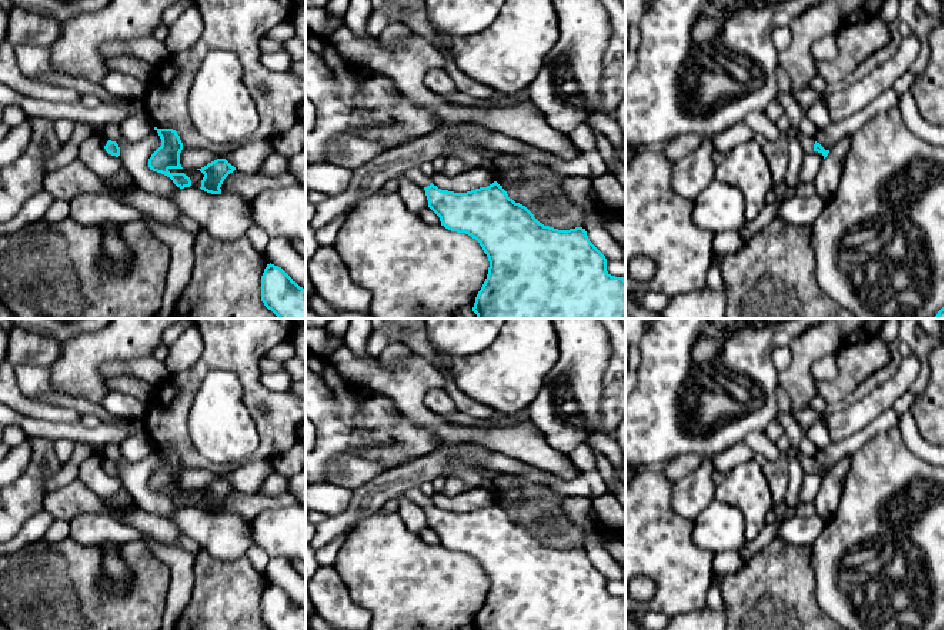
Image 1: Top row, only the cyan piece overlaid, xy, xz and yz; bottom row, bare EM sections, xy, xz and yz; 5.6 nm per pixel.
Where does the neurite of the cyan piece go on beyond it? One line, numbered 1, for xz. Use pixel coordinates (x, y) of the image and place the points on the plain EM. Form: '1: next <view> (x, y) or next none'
1: next xz (414, 494)

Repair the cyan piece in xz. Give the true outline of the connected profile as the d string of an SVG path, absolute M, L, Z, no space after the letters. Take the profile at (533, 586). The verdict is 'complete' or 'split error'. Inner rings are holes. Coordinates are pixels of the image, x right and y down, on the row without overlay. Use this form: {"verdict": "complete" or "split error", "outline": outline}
{"verdict": "split error", "outline": "M418 487L404 496L425 510L428 527L440 537L441 546L471 556L487 574L488 594L472 630L625 630L625 599L607 591L607 579L590 561L585 549L544 546L497 501L454 513L434 506Z"}

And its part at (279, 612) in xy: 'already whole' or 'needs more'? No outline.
already whole

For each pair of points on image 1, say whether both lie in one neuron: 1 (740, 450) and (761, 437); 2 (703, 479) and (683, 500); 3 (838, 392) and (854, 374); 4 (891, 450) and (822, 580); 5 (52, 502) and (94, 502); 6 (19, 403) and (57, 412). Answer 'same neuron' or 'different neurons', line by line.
1: different neurons
2: same neuron
3: same neuron
4: same neuron
5: same neuron
6: same neuron

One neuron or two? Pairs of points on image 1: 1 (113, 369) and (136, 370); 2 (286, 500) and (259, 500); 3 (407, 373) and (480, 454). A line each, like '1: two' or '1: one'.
1: one
2: one
3: two

